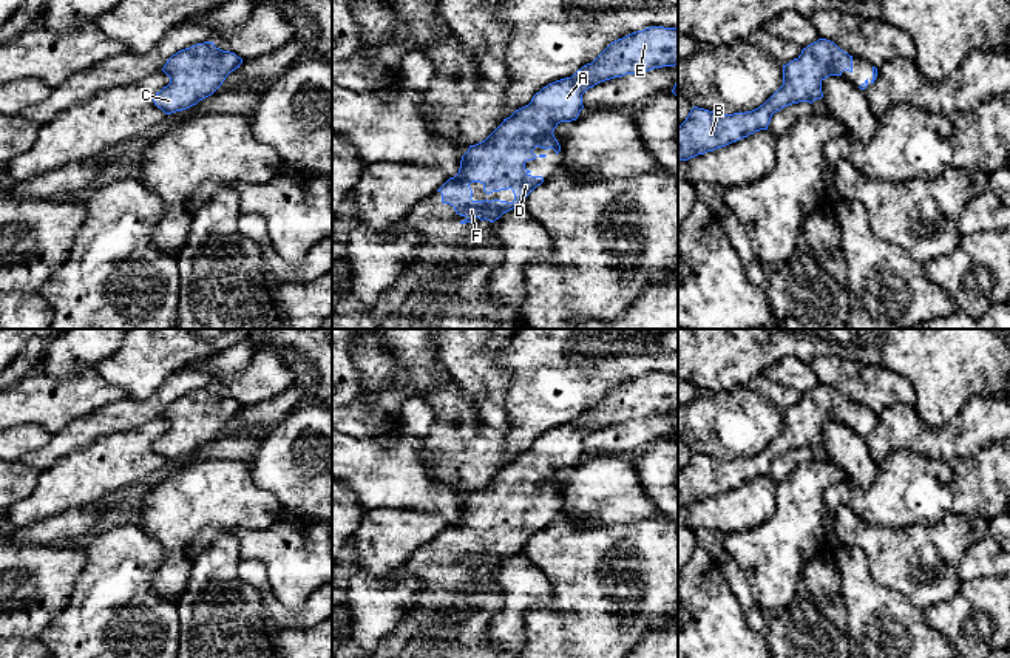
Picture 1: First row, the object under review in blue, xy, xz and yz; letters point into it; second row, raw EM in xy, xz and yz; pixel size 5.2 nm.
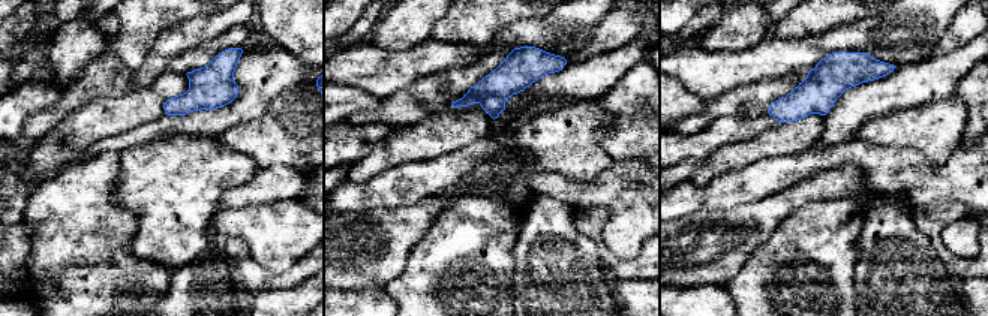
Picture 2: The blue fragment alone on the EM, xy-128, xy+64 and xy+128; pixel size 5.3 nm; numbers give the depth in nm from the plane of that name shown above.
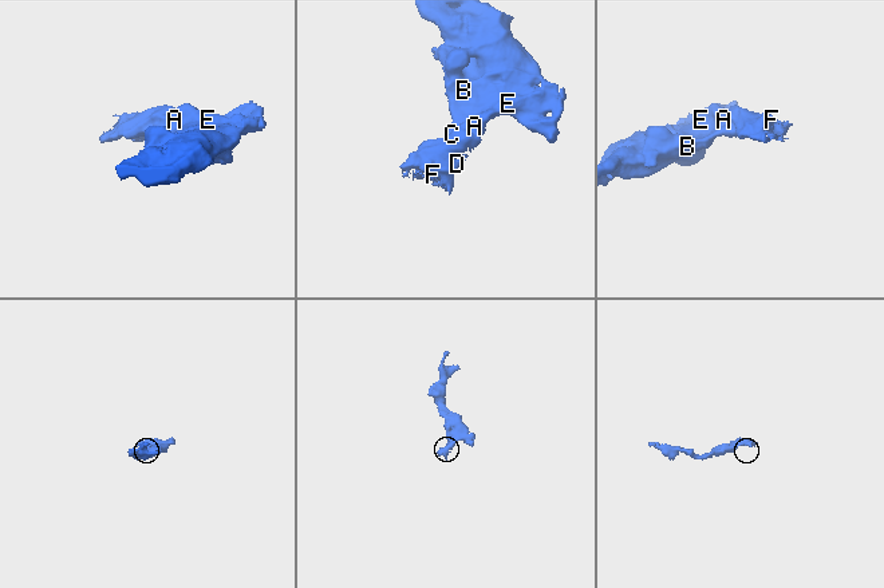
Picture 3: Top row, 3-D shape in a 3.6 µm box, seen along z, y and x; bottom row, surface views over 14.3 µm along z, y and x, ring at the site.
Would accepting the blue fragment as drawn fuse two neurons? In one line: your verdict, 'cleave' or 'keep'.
keep

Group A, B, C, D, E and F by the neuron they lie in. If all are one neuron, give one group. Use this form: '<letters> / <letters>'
A B C D E F

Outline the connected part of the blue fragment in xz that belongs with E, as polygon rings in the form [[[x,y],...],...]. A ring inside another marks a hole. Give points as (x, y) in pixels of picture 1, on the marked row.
[[[650,26],[612,42],[591,63],[571,77],[544,86],[485,141],[469,145],[459,173],[437,190],[442,202],[465,218],[460,224],[474,224],[477,218],[494,222],[503,213],[520,209],[525,198],[544,182],[542,176],[530,175],[525,162],[537,158],[533,153],[536,147],[553,148],[556,154],[561,151],[553,131],[561,122],[578,119],[584,108],[582,94],[588,88],[625,74],[675,65],[678,28]],[[471,182],[480,182],[486,195],[511,188],[514,201],[473,201]]]

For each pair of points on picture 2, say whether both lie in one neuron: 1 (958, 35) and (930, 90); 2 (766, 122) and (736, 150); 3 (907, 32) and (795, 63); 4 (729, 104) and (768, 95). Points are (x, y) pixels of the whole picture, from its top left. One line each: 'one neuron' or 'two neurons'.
1: two neurons
2: two neurons
3: one neuron
4: one neuron

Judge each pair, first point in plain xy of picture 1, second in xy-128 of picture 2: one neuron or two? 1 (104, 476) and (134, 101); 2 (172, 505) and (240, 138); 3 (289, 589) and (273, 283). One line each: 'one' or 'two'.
1: one
2: two
3: two

